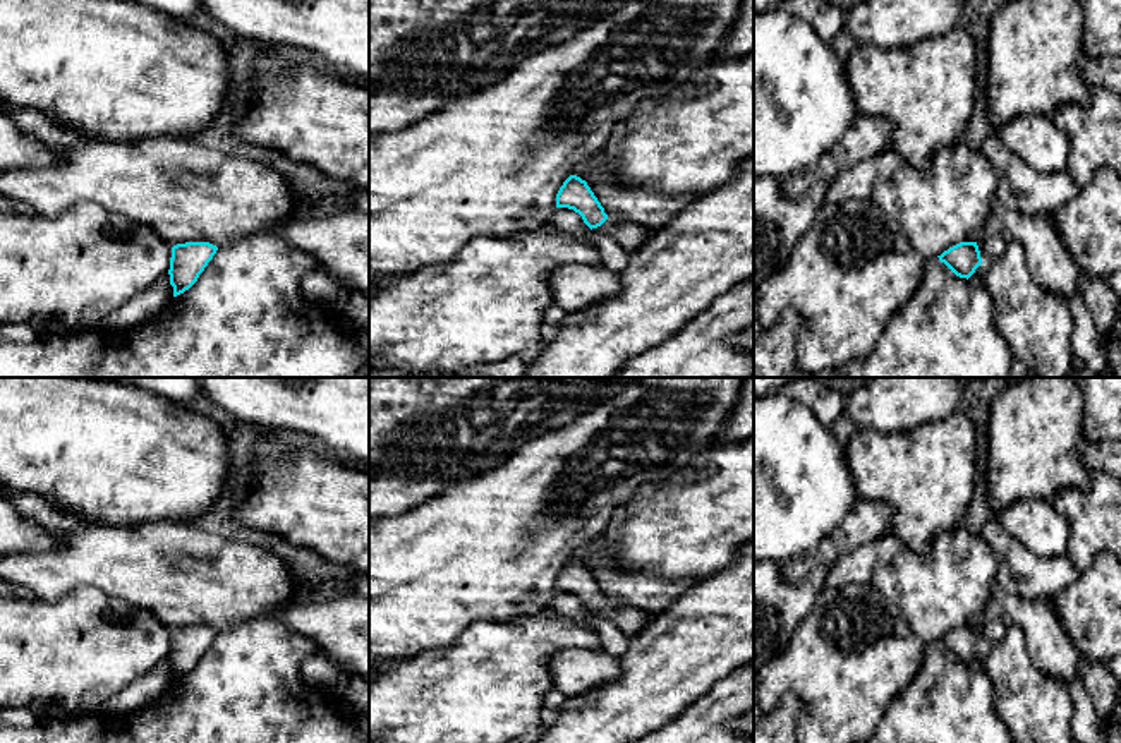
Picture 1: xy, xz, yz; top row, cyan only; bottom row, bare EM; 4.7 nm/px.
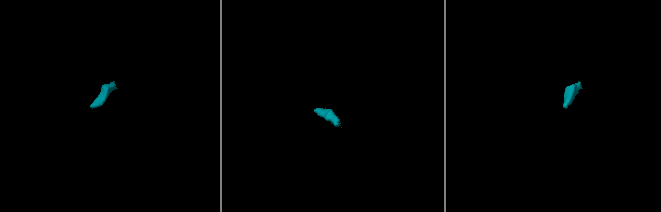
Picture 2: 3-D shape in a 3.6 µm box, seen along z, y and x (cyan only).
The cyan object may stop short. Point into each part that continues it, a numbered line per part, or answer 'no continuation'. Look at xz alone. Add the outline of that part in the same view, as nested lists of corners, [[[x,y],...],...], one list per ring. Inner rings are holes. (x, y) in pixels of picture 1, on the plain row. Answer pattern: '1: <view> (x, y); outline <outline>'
1: xz (629, 620); outline [[[608,602],[592,616],[611,619],[625,637],[632,638],[654,614],[633,607],[615,607]]]

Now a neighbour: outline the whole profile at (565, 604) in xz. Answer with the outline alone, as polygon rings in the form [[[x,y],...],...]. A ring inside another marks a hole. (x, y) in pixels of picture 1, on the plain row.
[[[556,592],[549,602],[556,616],[572,618],[580,625],[592,626],[594,616],[584,607],[582,601],[568,592]]]

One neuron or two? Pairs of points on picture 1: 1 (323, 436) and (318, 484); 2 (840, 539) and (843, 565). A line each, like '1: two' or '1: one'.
1: two
2: two

